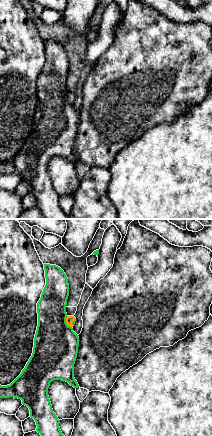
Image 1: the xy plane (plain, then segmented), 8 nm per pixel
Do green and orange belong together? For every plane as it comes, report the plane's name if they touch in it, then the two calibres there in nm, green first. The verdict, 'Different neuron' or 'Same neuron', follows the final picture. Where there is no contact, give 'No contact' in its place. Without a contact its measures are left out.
Touches green in xy. Thickness 360 nm (green) against 60 nm

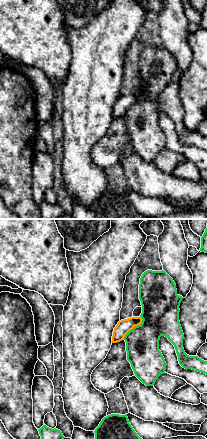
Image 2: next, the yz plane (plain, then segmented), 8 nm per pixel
Touches green in yz. Thickness 300 nm (green) against 110 nm

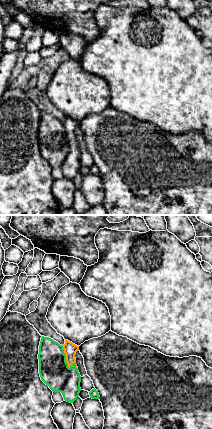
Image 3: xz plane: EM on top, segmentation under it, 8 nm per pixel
Touches green in xz. Thickness 240 nm (green) against 110 nm

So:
Same neuron

